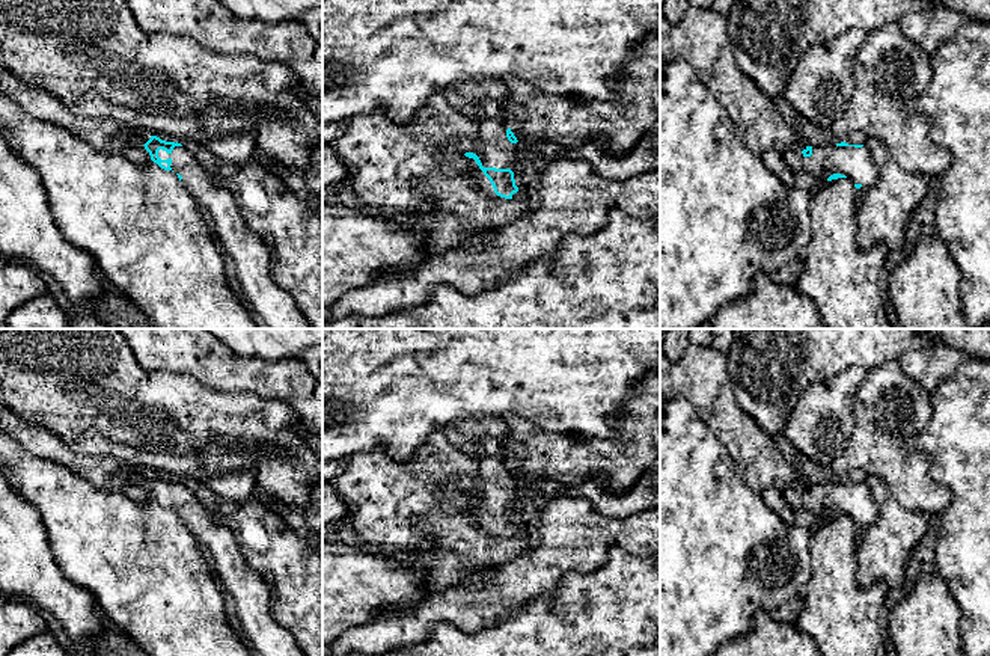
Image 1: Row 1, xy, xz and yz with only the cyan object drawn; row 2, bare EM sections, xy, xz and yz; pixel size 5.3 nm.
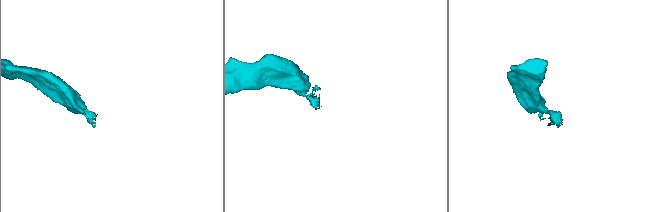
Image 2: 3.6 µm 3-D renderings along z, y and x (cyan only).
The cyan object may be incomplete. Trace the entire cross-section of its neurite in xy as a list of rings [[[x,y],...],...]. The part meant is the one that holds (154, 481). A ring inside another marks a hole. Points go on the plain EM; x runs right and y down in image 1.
[[[157,474],[143,483],[151,498],[178,513],[182,523],[211,556],[209,570],[232,599],[246,633],[246,642],[256,656],[306,656],[273,615],[271,593],[259,572],[244,558],[232,529],[215,523],[199,498],[181,481]]]

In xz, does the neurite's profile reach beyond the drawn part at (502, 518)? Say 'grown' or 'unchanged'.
grown

